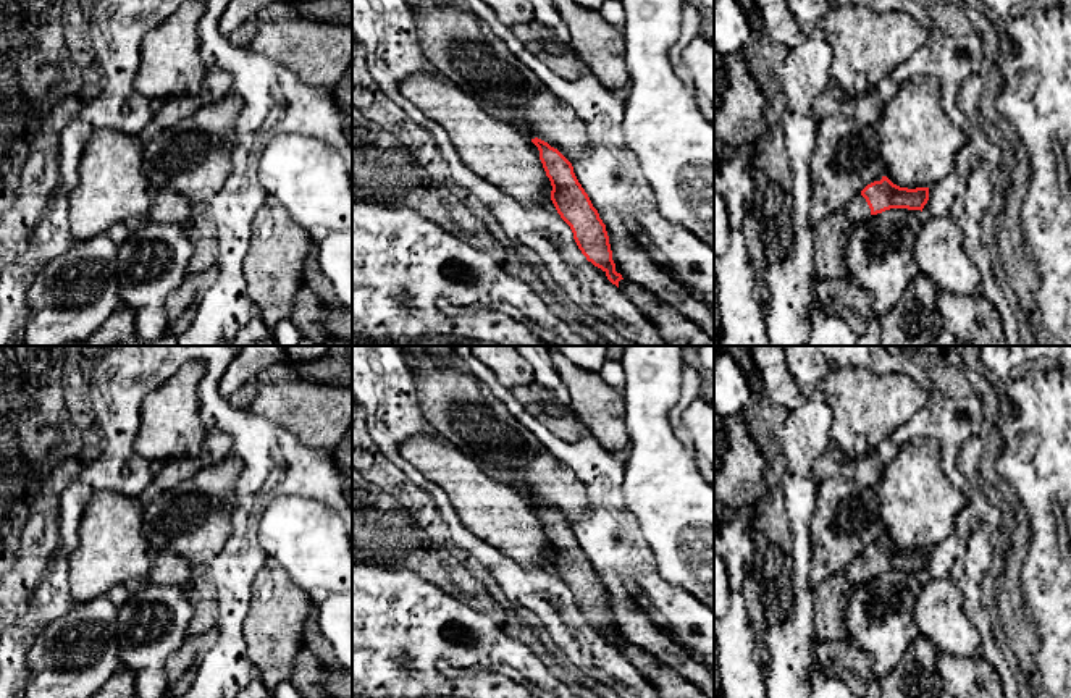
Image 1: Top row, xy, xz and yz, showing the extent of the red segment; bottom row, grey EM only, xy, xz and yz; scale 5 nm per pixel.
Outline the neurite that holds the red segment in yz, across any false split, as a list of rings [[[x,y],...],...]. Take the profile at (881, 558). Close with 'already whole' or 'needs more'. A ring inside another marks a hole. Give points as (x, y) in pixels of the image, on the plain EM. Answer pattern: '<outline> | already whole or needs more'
[[[887,538],[867,546],[846,569],[845,575],[851,587],[858,587],[872,577],[890,570],[921,572],[929,562],[929,549],[900,549]]] | needs more

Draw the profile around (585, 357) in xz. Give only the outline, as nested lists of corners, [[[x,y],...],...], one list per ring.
[[[548,346],[561,351],[577,368],[599,373],[604,365],[607,346]]]

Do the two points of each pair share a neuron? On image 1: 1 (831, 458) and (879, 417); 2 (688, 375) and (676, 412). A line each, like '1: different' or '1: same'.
1: different
2: same

